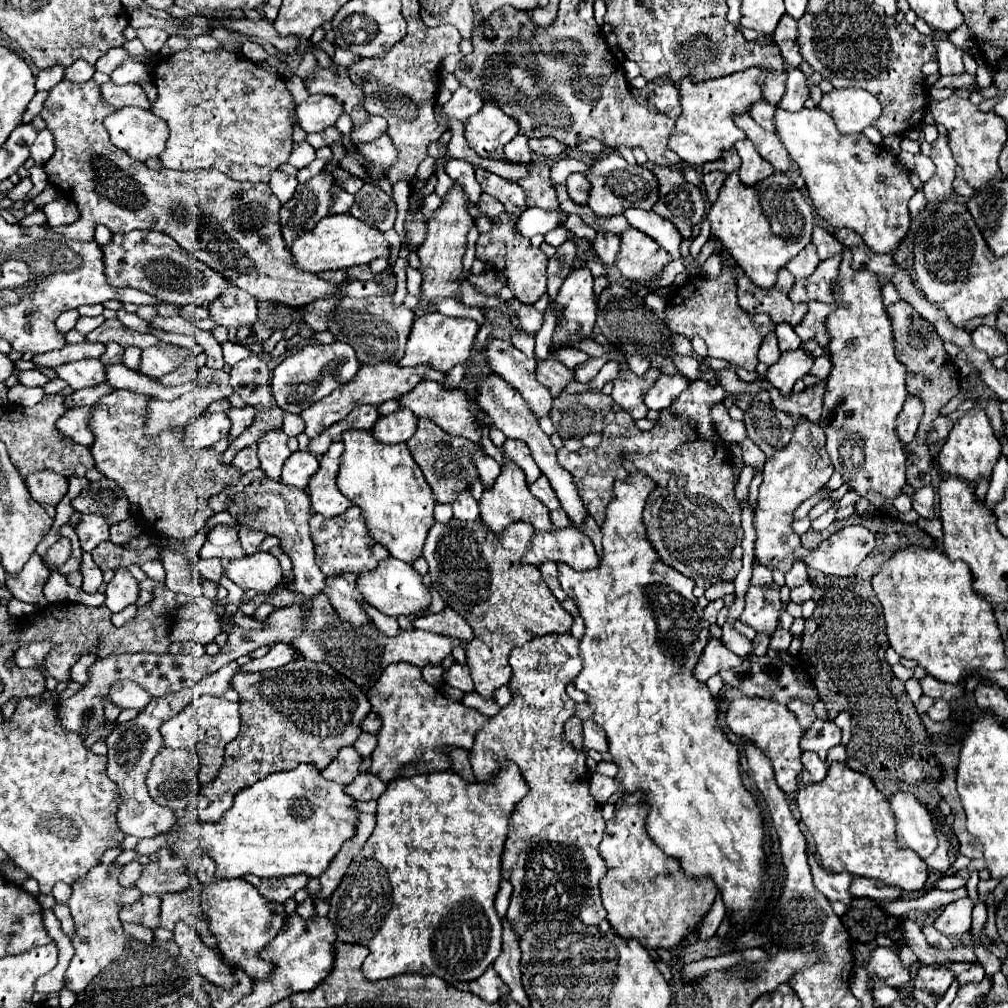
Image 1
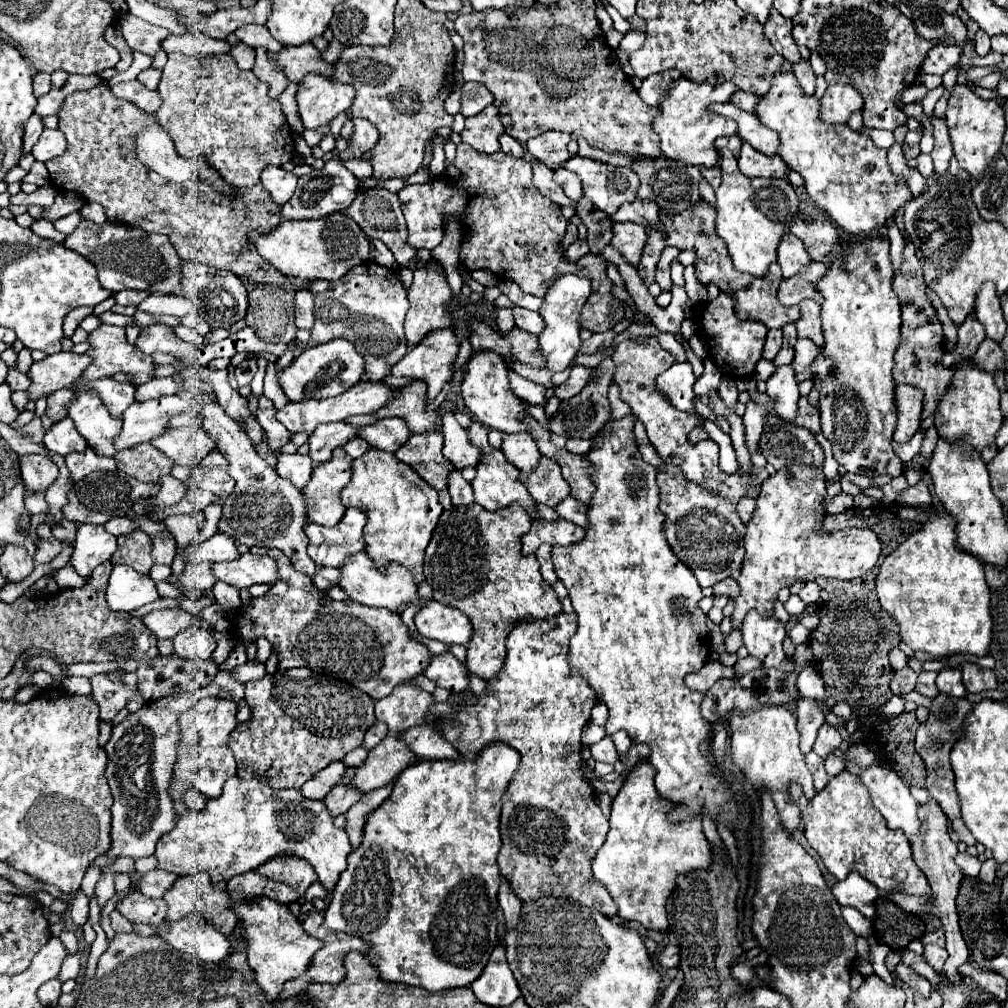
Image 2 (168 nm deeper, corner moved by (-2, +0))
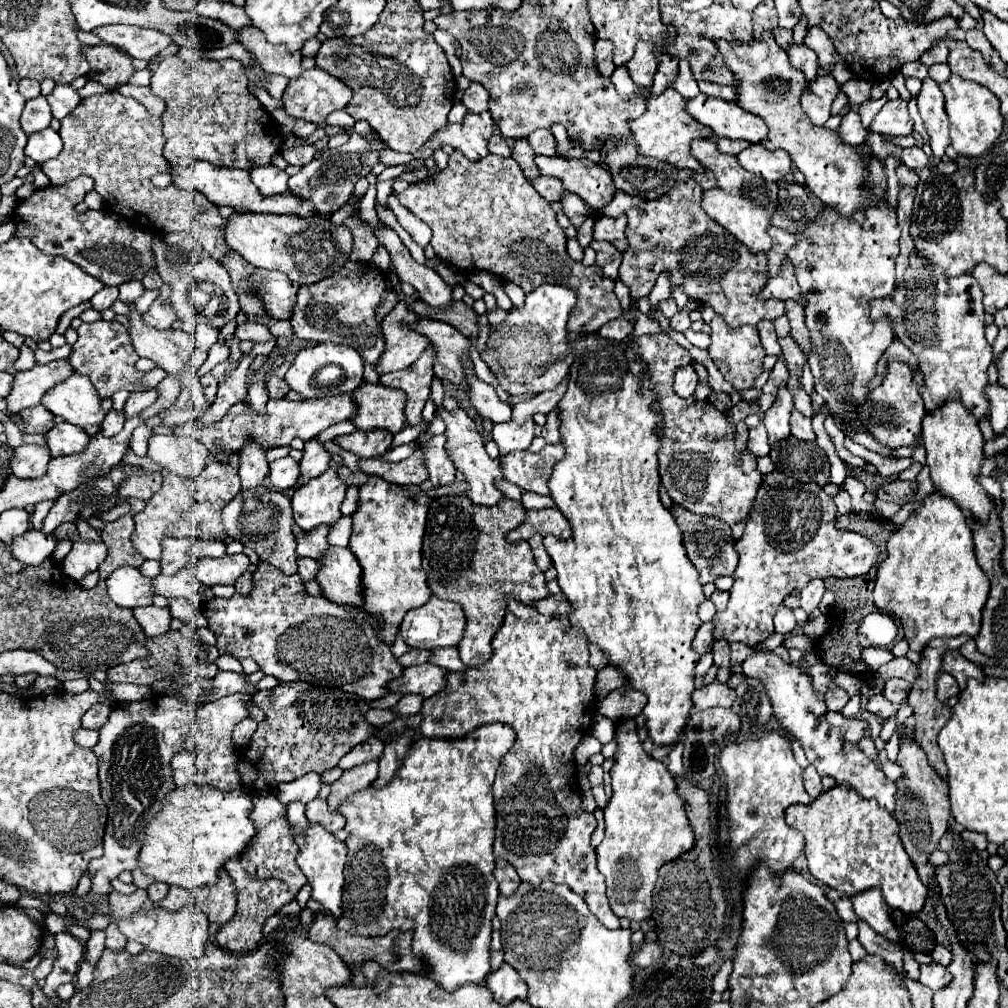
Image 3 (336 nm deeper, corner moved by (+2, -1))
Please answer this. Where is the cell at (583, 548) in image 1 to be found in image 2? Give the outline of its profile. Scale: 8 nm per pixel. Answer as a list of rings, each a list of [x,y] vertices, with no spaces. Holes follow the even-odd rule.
[[[557,519],[557,521],[533,521],[531,531],[521,537],[523,541],[523,555],[533,555],[539,545],[573,545],[585,539],[585,529],[577,527],[571,521]]]

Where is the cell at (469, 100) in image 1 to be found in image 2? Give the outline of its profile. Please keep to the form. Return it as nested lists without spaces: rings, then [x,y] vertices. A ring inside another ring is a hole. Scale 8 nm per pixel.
[[[463,83],[461,87],[461,115],[477,115],[487,105],[493,103],[493,95],[489,89],[485,89],[481,83]]]

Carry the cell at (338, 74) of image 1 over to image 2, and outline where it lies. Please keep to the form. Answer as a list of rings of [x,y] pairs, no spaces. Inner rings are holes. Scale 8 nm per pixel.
[[[305,43],[299,47],[285,47],[279,53],[271,53],[271,59],[285,69],[285,75],[293,83],[301,83],[309,73],[319,73],[331,81],[335,73],[335,67],[321,57],[321,53],[313,43]]]

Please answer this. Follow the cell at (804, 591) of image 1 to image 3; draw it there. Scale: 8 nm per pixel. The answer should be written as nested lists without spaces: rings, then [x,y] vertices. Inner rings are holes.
[[[821,578],[811,580],[811,582],[801,590],[801,608],[803,608],[807,614],[811,614],[811,612],[819,606],[823,594],[825,594],[825,584],[823,584],[823,580],[821,580]]]

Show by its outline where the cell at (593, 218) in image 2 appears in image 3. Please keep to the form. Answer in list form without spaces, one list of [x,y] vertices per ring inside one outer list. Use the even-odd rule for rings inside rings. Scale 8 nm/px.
[[[563,192],[563,196],[561,196],[559,202],[563,206],[563,212],[567,214],[567,218],[571,220],[571,224],[575,228],[579,228],[583,224],[583,220],[591,214],[591,208],[579,196],[573,196],[569,192]]]

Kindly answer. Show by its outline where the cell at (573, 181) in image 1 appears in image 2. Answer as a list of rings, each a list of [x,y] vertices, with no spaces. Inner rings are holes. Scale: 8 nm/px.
[[[559,167],[559,169],[555,171],[555,181],[561,183],[561,187],[565,189],[565,195],[567,195],[569,199],[579,201],[579,199],[583,197],[581,179],[579,179],[573,171],[569,171],[569,169],[565,169],[565,167]]]

